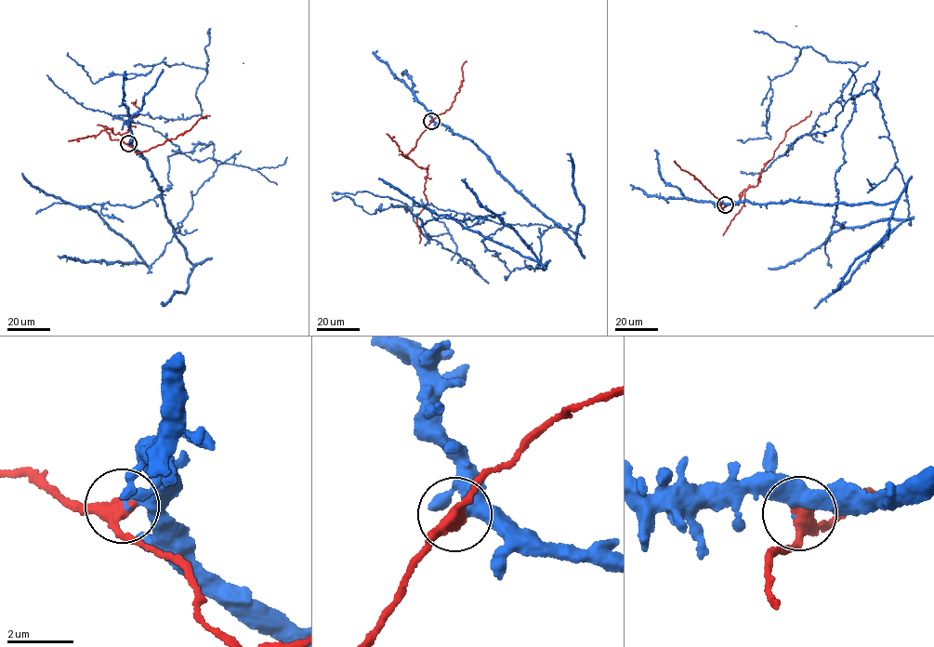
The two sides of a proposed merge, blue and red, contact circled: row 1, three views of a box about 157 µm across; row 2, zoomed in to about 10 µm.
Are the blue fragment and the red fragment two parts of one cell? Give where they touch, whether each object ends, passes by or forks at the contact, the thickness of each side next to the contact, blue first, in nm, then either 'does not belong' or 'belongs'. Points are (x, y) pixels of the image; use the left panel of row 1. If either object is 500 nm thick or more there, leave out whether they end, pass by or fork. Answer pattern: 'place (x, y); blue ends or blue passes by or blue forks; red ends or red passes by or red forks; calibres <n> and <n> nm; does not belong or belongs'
place (128, 143); blue ends; red passes by; calibres 280 and 400 nm; does not belong

